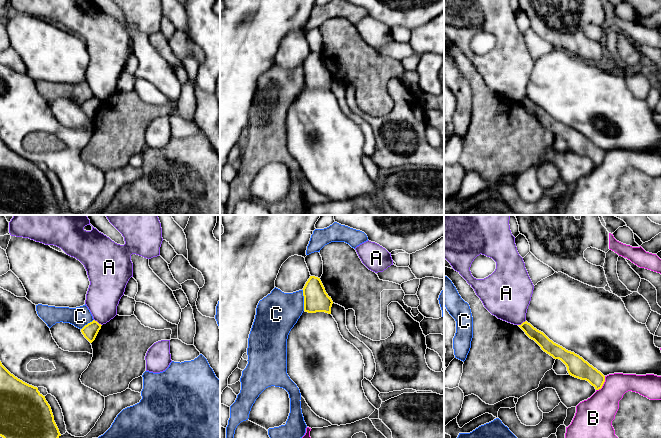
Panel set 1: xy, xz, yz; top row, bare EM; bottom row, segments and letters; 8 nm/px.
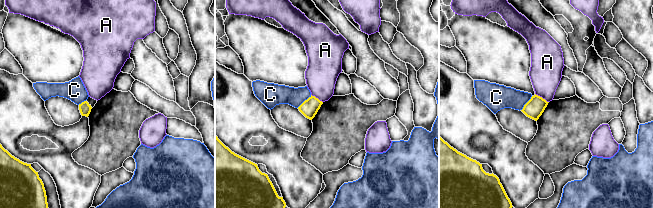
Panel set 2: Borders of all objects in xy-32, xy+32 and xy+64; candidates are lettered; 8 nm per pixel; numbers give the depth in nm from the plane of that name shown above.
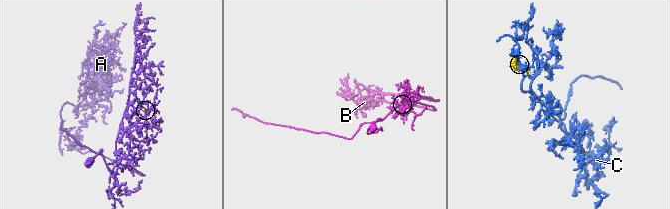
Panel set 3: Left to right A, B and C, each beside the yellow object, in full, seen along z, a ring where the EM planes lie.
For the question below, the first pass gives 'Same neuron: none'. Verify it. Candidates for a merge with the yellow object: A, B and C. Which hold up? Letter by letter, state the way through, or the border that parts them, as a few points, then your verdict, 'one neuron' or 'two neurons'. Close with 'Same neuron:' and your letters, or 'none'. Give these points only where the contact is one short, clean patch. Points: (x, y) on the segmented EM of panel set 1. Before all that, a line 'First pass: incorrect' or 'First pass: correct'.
First pass: correct
A: border along xy (94, 319), (101, 325); two neurons
B: border along yz (605, 376), (603, 385), (596, 390); two neurons
C: two neurons
Same neuron: none

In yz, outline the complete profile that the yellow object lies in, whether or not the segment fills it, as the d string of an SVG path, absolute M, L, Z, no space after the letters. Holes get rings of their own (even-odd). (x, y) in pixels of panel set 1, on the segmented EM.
M527 321L518 326L530 339L534 340L544 352L554 359L561 360L566 365L569 375L588 381L596 390L602 388L605 382L605 376L582 357L554 343L543 332L534 328Z

